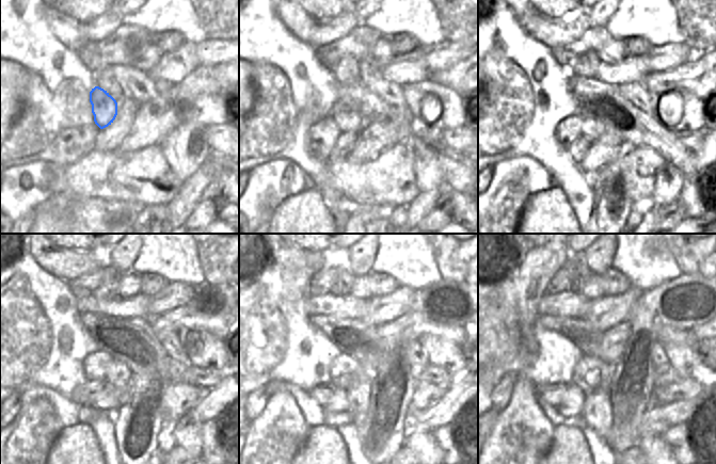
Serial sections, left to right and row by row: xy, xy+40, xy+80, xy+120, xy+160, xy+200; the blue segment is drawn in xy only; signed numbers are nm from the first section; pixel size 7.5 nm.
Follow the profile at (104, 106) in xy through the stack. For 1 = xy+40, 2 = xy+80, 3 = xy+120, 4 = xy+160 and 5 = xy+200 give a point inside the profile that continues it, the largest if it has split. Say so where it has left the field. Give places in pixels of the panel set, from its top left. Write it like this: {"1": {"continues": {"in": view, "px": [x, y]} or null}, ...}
{"1": {"continues": {"in": "xy+40", "px": [349, 121]}}, "2": {"continues": {"in": "xy+80", "px": [592, 129]}}, "3": {"continues": {"in": "xy+120", "px": [118, 374]}}, "4": {"continues": {"in": "xy+160", "px": [359, 394]}}, "5": {"continues": {"in": "xy+200", "px": [597, 412]}}}

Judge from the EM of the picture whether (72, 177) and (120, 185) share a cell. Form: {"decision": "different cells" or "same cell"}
{"decision": "same cell"}

